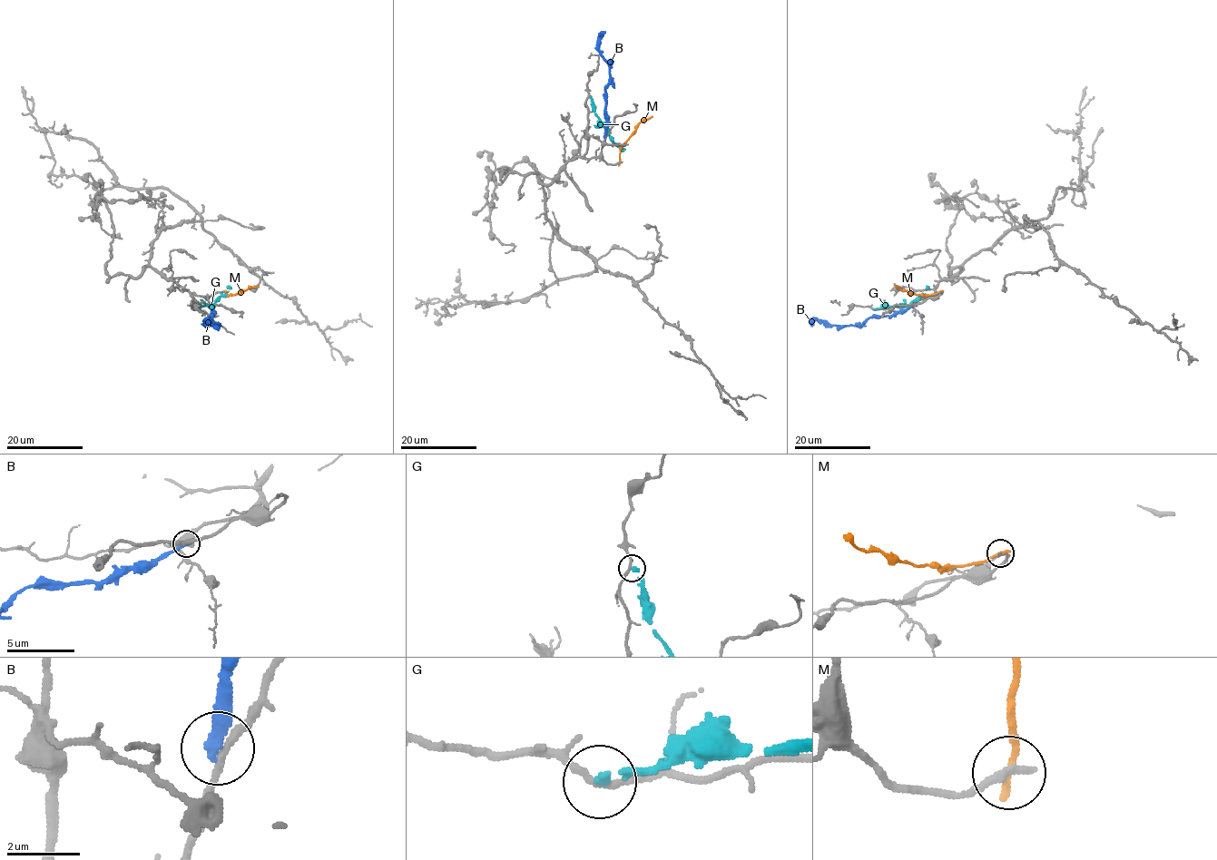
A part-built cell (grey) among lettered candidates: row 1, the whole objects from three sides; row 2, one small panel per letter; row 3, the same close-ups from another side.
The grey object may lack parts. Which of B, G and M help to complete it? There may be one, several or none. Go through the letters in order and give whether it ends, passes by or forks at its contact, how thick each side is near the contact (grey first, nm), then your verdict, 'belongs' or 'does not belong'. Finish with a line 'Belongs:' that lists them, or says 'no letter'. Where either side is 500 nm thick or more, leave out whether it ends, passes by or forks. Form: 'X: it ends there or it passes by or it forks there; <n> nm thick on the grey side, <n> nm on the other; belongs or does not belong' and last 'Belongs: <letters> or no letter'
B: it ends there; 240 nm thick on the grey side, 280 nm on the other; does not belong
G: it ends there; 180 nm thick on the grey side, 180 nm on the other; does not belong
M: it ends there; 280 nm thick on the grey side, 200 nm on the other; does not belong
Belongs: no letter

